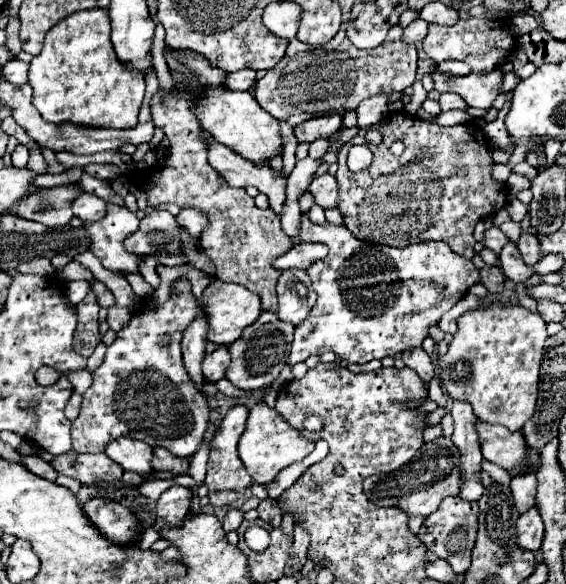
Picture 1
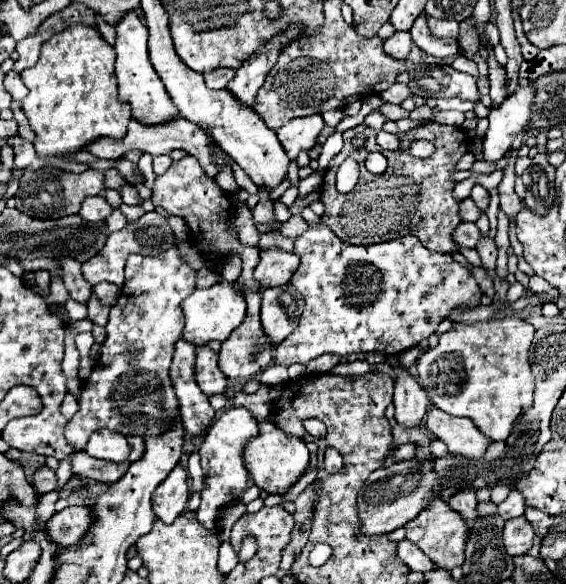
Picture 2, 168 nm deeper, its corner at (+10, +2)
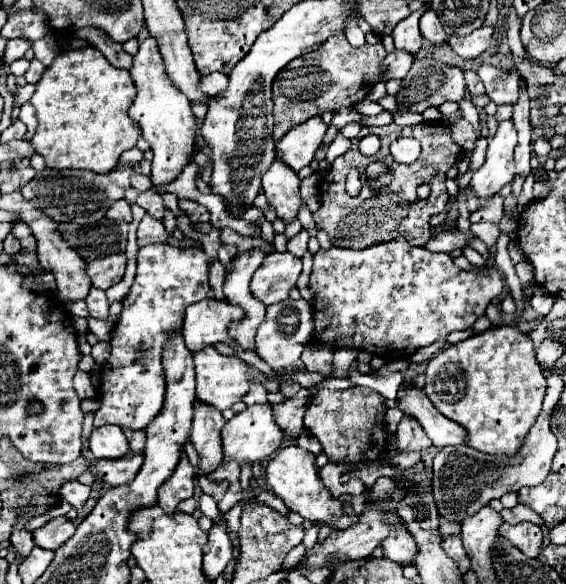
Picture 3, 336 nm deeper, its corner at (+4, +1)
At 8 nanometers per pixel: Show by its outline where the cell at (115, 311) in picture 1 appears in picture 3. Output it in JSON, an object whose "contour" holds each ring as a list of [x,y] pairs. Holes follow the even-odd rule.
{"contour":[[[92,288],[90,294],[86,296],[86,304],[88,304],[88,310],[90,310],[92,318],[104,320],[104,322],[112,322],[110,312],[108,312],[108,298],[106,298],[104,290]]]}

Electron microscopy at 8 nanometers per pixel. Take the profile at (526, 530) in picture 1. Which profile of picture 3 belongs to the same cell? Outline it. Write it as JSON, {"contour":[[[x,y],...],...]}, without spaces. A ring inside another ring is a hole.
{"contour":[[[504,522],[500,526],[500,536],[510,540],[528,558],[538,558],[540,548],[542,548],[542,528],[540,526],[528,524],[528,522],[520,522],[520,524]]]}

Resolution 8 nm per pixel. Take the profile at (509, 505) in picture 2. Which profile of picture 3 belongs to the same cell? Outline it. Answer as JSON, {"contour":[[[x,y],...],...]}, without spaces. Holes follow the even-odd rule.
{"contour":[[[518,504],[518,506],[510,508],[510,510],[502,510],[500,514],[502,514],[504,522],[508,522],[508,524],[520,524],[520,522],[542,524],[542,518],[540,518],[532,508],[524,506],[524,504]]]}

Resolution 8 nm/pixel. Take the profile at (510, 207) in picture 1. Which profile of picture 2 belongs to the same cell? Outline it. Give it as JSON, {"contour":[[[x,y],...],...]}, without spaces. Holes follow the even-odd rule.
{"contour":[[[482,237],[482,239],[478,241],[476,251],[478,251],[478,255],[482,257],[482,267],[494,269],[494,265],[496,265],[496,253],[498,253],[498,249],[496,249],[496,245],[494,245],[494,239],[492,239],[492,237]]]}

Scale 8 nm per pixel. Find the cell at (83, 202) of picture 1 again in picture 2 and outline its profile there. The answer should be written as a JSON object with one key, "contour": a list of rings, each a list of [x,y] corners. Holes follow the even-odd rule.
{"contour":[[[100,195],[100,197],[88,197],[84,203],[82,203],[82,209],[80,209],[80,217],[84,217],[86,221],[102,221],[106,219],[114,209],[108,205],[106,197]]]}

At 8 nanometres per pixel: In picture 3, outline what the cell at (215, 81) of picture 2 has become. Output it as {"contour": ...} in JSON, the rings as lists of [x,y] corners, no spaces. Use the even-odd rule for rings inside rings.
{"contour":[[[212,72],[200,78],[200,90],[208,96],[216,96],[218,92],[224,92],[224,88],[228,88],[228,76],[222,72]]]}

